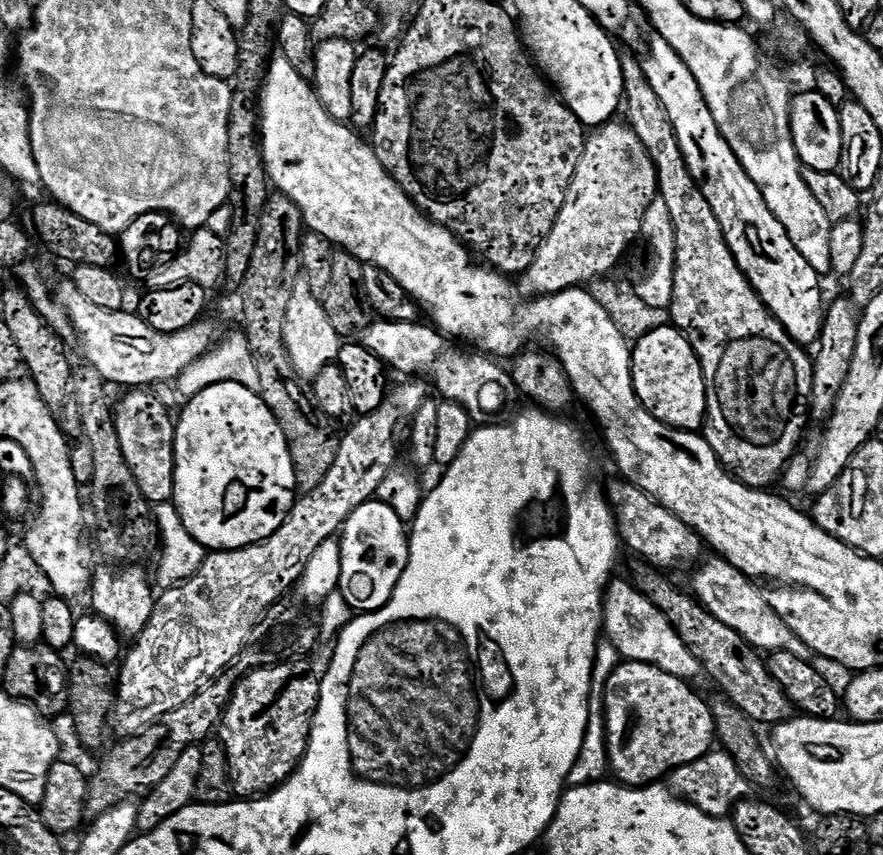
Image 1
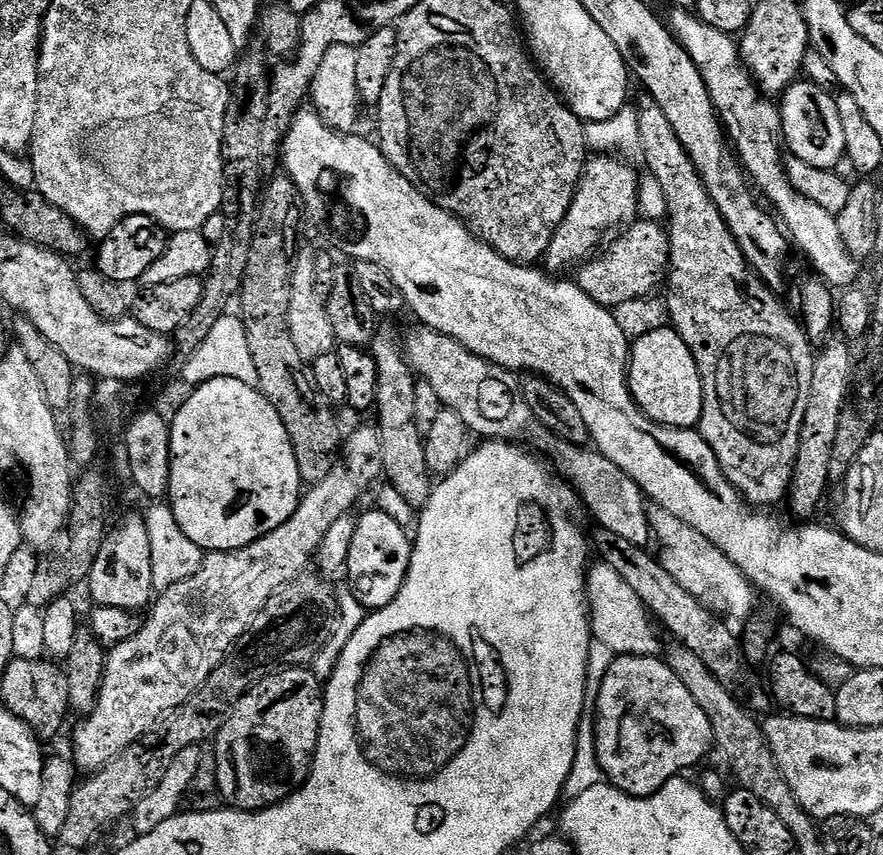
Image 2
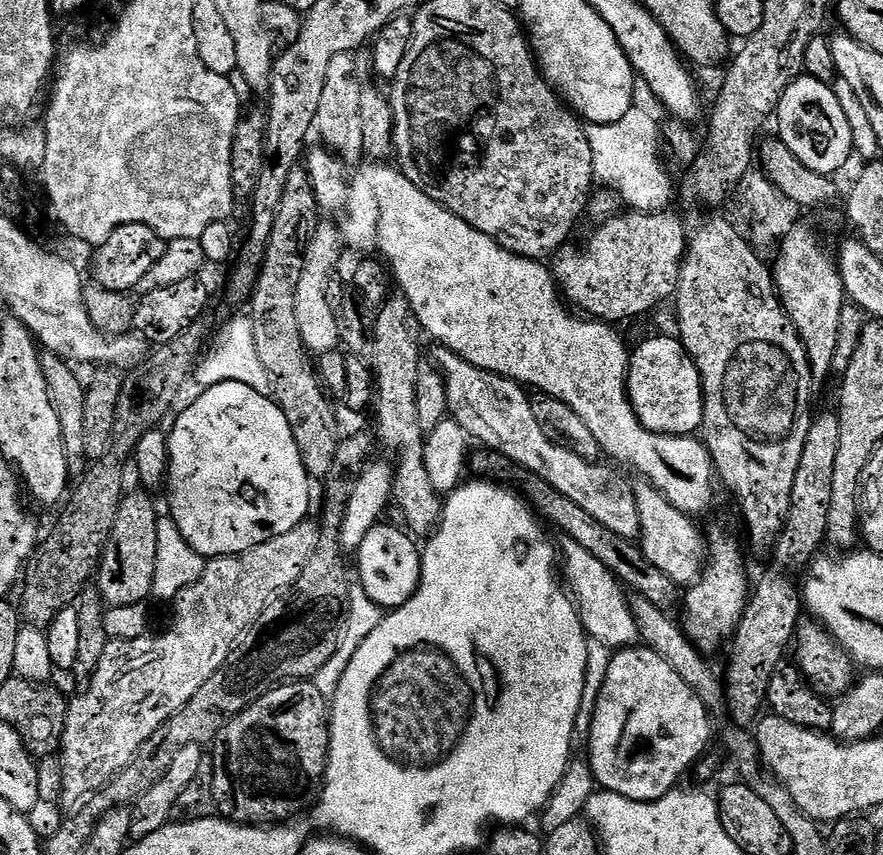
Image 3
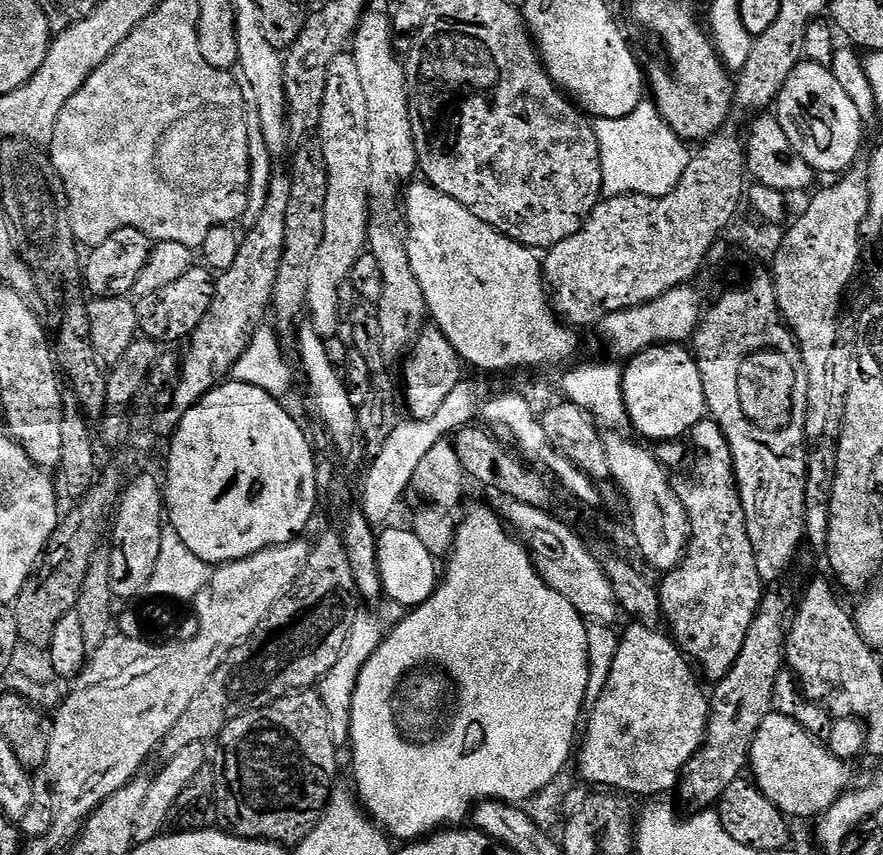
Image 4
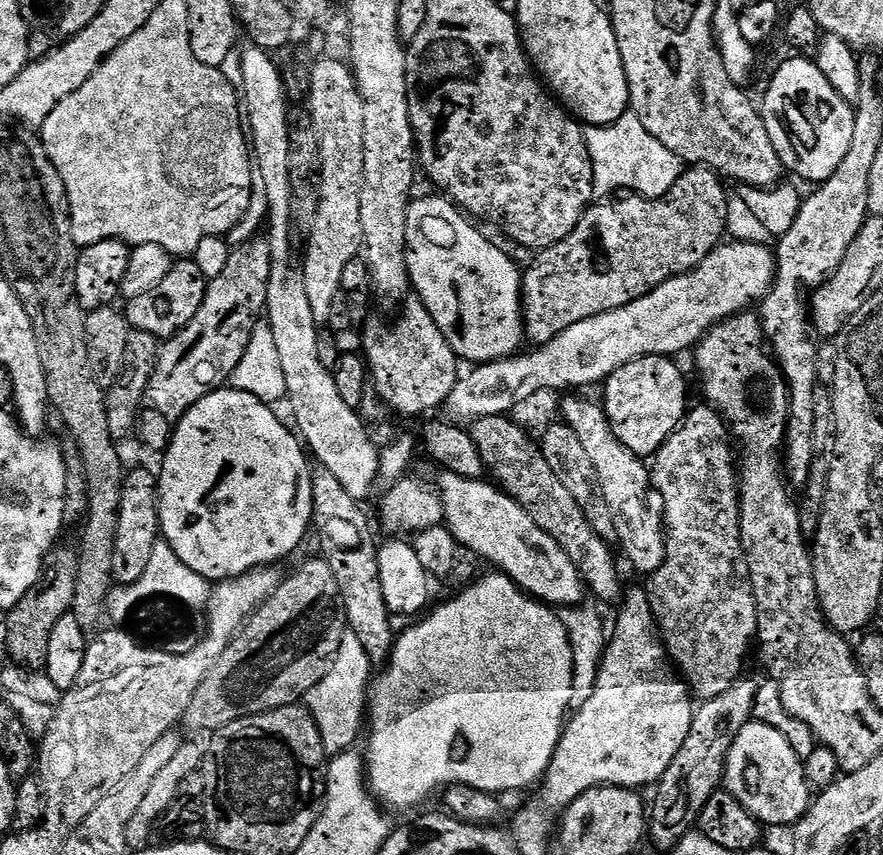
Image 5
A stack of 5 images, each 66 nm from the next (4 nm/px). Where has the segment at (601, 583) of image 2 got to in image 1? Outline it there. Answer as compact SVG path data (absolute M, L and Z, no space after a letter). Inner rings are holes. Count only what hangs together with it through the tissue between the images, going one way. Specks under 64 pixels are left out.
M616 578L609 583L608 590L604 594L602 632L625 661L653 664L666 670L666 674L674 674L678 679L689 682L695 681L696 675L698 677L701 675L702 669L698 658L690 654L690 650L686 648L686 642L682 642L682 638L678 636L678 630L674 630L666 614L662 614L662 610L658 610L658 606L654 606L650 598L642 595L631 579Z

